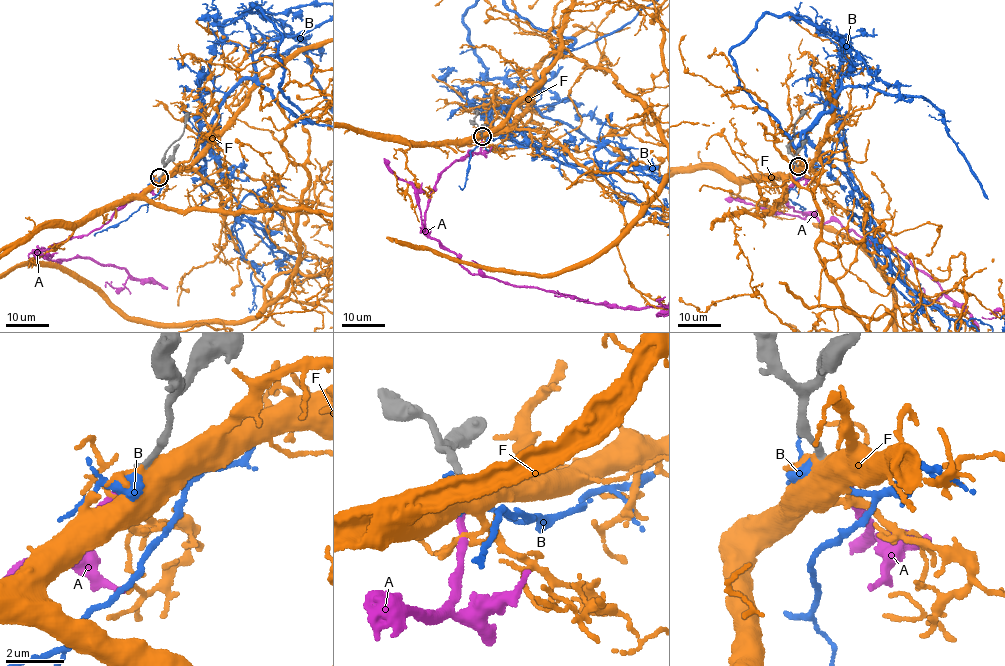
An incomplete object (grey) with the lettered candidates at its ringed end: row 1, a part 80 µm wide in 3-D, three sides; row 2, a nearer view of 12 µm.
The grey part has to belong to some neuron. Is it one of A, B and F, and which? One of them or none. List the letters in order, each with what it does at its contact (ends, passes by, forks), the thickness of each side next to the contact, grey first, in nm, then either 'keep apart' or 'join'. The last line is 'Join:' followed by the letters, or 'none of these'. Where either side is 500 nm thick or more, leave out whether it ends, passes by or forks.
A: it ends; calibres 240 and 220 nm; join
B: it forks; calibres 240 and 360 nm; keep apart
F: calibres 260 and 550 nm; keep apart
Join: A

